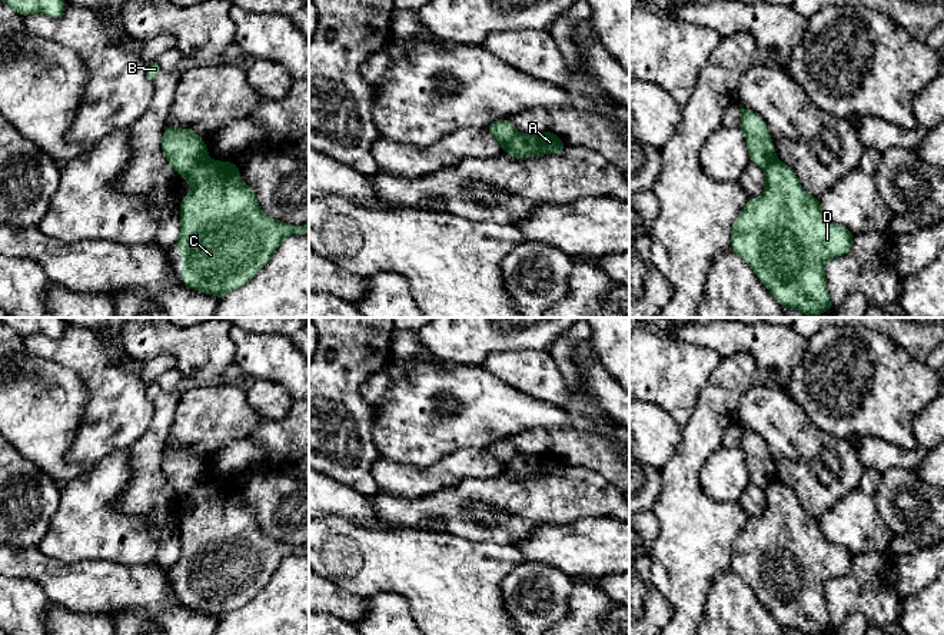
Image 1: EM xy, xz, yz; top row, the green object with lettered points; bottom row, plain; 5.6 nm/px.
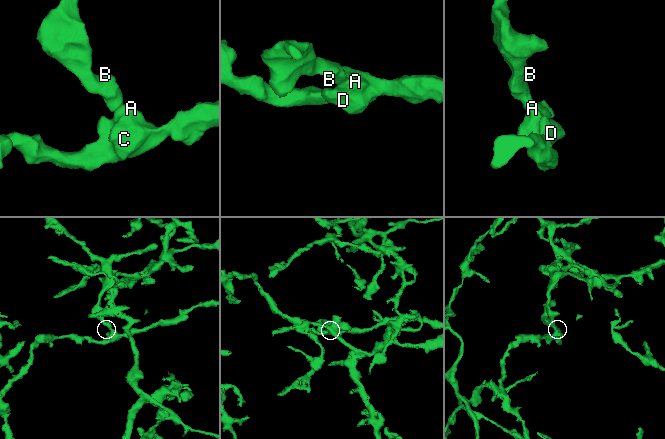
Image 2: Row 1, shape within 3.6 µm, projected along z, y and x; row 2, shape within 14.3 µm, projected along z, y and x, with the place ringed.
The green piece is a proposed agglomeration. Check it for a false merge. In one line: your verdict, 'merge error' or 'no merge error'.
merge error

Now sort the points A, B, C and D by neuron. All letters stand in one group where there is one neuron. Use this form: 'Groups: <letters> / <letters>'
Groups: A C D / B

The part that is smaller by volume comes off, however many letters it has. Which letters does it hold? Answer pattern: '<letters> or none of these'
A, C, D

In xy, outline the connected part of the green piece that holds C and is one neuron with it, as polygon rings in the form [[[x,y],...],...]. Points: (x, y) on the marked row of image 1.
[[[206,157],[182,179],[189,182],[190,193],[180,200],[180,237],[173,247],[182,250],[182,283],[189,289],[202,290],[222,299],[253,279],[285,237],[309,233],[309,223],[292,226],[266,216],[253,190],[242,182],[235,162],[219,162]]]

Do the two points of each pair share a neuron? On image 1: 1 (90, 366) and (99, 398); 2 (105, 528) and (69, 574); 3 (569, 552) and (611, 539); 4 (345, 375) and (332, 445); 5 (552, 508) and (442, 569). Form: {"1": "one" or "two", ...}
{"1": "one", "2": "two", "3": "one", "4": "one", "5": "two"}

